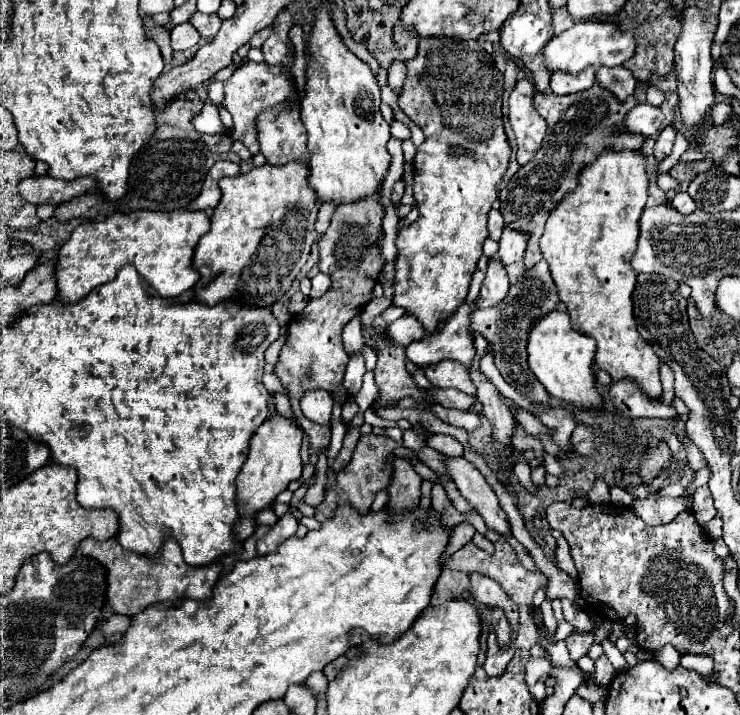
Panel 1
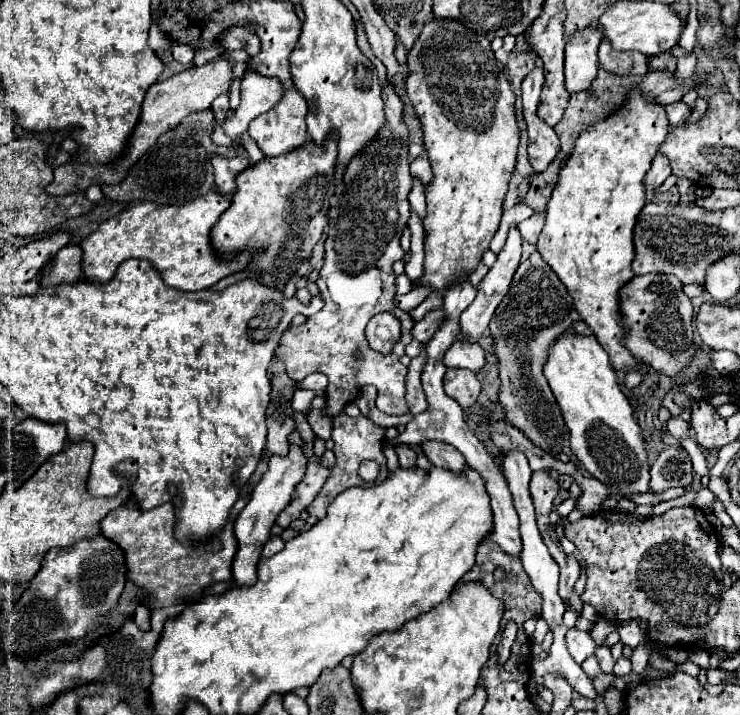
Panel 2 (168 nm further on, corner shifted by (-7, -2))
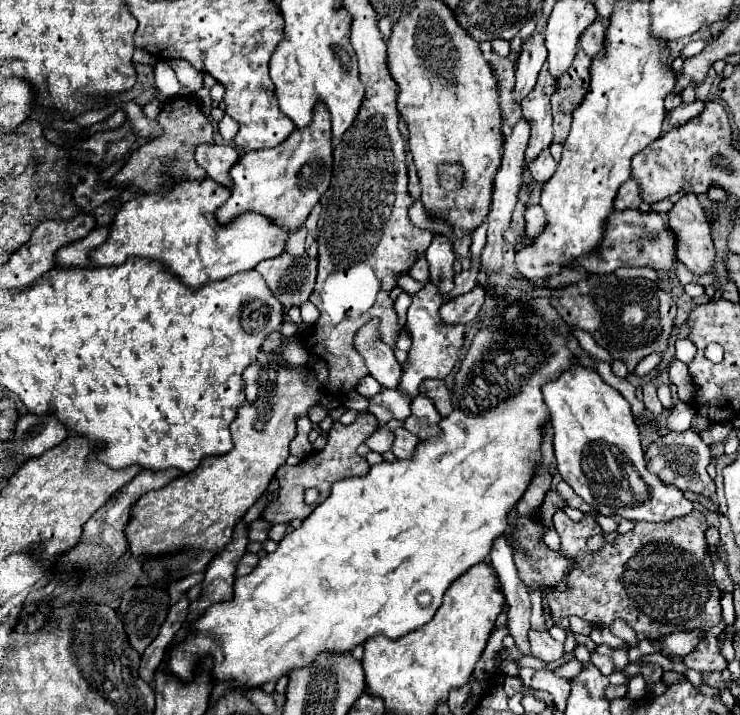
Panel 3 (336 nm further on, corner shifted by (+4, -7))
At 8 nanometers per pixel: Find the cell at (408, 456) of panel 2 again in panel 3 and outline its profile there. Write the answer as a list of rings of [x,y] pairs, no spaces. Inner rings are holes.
[[[380,426],[378,432],[374,432],[374,434],[366,440],[366,444],[368,444],[374,452],[380,452],[380,454],[390,452],[390,450],[392,450],[392,442],[394,442],[394,434],[388,430],[388,426]]]

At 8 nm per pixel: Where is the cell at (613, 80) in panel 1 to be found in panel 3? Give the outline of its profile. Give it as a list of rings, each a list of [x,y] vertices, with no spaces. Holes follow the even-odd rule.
[[[594,22],[588,32],[580,38],[582,50],[590,58],[602,58],[604,56],[604,44],[606,44],[606,26],[602,22]]]

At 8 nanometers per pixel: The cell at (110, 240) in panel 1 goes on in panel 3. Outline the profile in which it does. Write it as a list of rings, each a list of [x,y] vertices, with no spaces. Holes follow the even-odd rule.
[[[214,180],[178,184],[170,194],[146,194],[126,202],[114,216],[104,244],[90,252],[94,266],[118,266],[128,258],[158,260],[188,288],[224,280],[236,272],[252,270],[260,260],[280,256],[288,234],[260,214],[246,214],[228,226],[216,222],[216,210],[230,190]]]

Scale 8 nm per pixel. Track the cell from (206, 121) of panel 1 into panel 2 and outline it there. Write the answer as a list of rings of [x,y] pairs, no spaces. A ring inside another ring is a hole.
[[[247,71],[241,81],[241,105],[233,113],[233,119],[225,120],[225,133],[237,141],[241,133],[247,131],[249,123],[261,113],[273,109],[283,95],[283,87],[279,79],[269,79],[257,75],[255,71]]]

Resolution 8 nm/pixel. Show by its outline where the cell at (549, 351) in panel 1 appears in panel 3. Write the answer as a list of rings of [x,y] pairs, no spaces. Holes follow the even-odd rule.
[[[572,364],[556,380],[542,386],[544,402],[554,430],[558,474],[572,490],[600,514],[628,520],[666,522],[690,514],[693,503],[678,488],[660,482],[646,470],[638,426],[626,398],[608,386],[600,374],[582,364]]]

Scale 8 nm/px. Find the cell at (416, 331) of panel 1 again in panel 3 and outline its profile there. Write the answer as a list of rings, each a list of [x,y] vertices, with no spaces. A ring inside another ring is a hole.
[[[476,286],[472,292],[456,296],[452,300],[448,300],[442,308],[440,308],[440,320],[444,324],[468,324],[470,320],[476,318],[482,302],[484,302],[484,294],[486,290],[482,286]]]

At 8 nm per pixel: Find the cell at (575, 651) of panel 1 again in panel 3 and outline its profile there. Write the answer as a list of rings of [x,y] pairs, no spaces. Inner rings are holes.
[[[530,632],[530,646],[532,656],[540,658],[542,662],[556,662],[564,656],[564,644],[556,642],[548,632]]]

